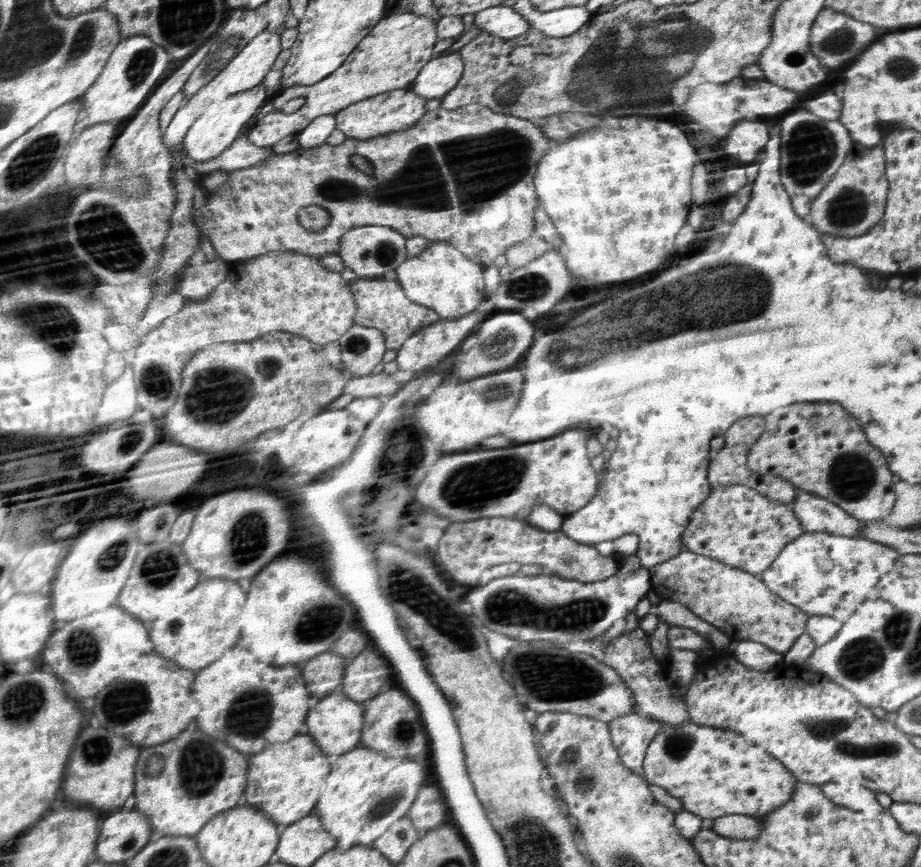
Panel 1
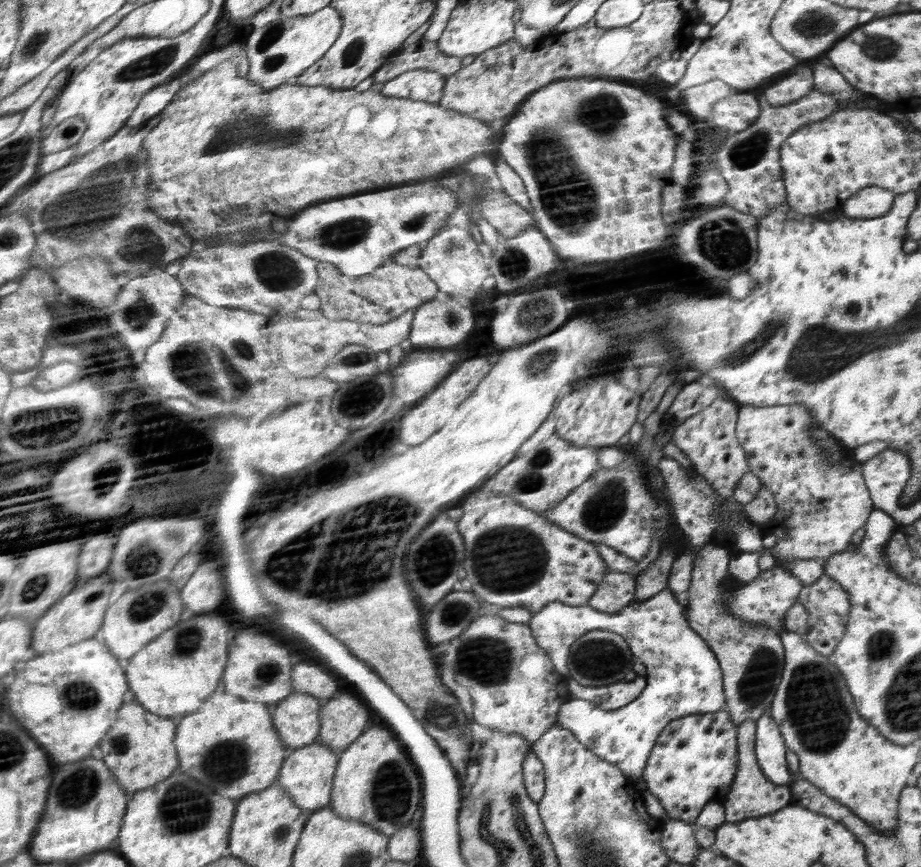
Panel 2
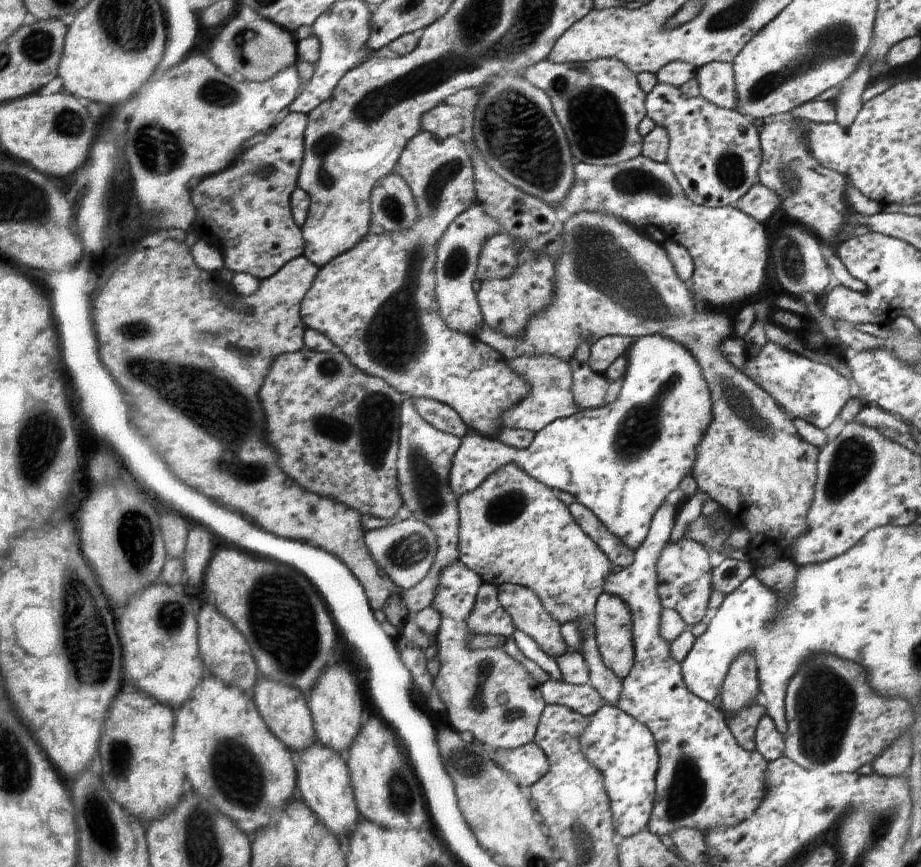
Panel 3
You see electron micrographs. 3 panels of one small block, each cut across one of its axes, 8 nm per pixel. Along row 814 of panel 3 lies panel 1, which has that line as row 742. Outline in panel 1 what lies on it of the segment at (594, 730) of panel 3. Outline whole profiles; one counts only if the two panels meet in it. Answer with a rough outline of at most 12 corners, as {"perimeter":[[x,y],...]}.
{"perimeter":[[638,712],[609,725],[621,761],[643,776],[664,722]]}

